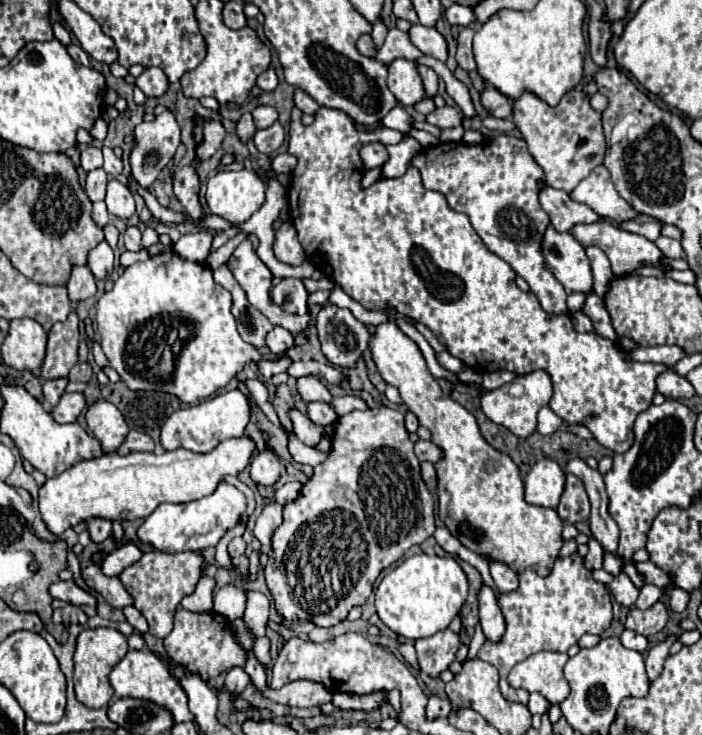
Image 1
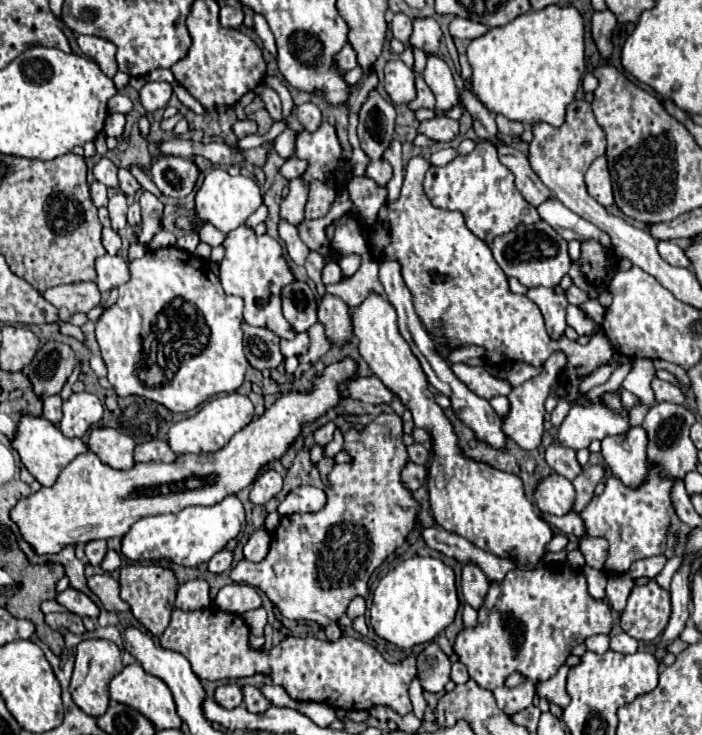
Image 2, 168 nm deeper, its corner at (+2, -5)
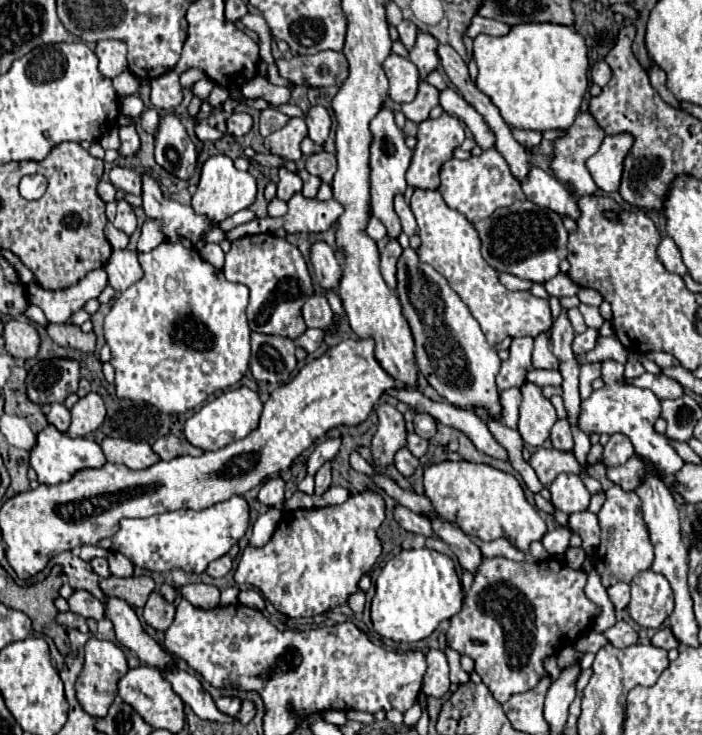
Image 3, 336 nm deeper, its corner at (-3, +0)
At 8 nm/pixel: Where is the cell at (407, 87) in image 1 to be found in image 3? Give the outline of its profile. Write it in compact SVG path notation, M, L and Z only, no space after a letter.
M389 54L383 62L383 70L389 78L389 98L397 104L411 102L417 94L419 72L409 58L401 58L397 54Z

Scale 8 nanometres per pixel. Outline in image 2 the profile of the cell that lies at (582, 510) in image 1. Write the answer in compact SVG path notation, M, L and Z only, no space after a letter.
M584 467L584 471L572 481L572 485L576 489L576 501L572 507L574 513L582 513L584 507L592 501L594 487L598 485L598 481L602 481L602 477L604 477L602 467Z

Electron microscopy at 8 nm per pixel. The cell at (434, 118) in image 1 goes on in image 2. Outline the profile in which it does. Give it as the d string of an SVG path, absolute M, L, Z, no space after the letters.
M434 117L434 119L422 121L418 131L440 143L452 141L458 135L458 121L454 121L450 117Z

